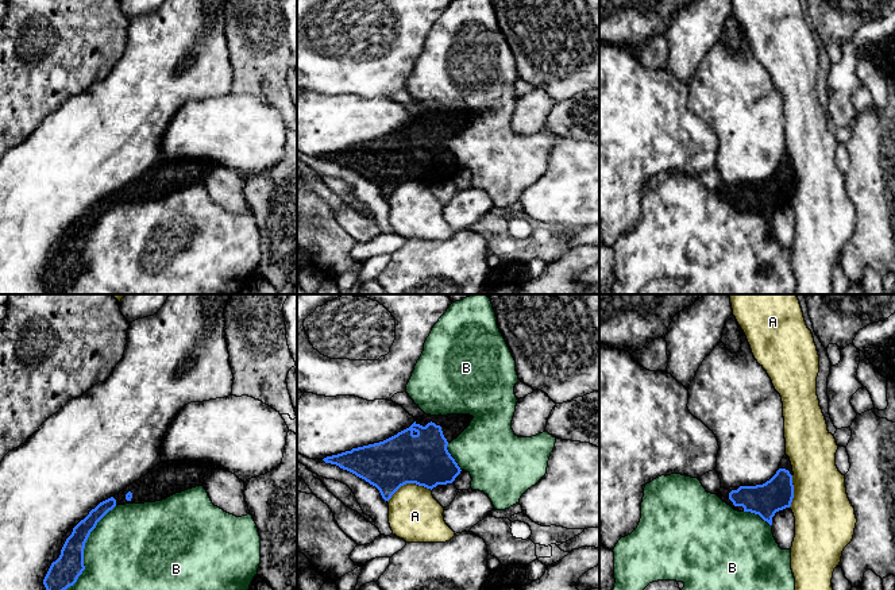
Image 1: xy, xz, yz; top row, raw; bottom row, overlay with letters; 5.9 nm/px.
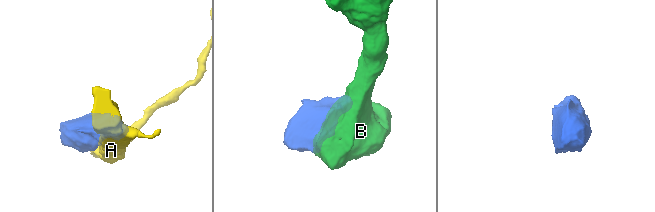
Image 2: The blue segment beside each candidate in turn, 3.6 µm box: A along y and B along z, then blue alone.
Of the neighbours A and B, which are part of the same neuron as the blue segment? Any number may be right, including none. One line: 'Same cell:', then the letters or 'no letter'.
Same cell: no letter

